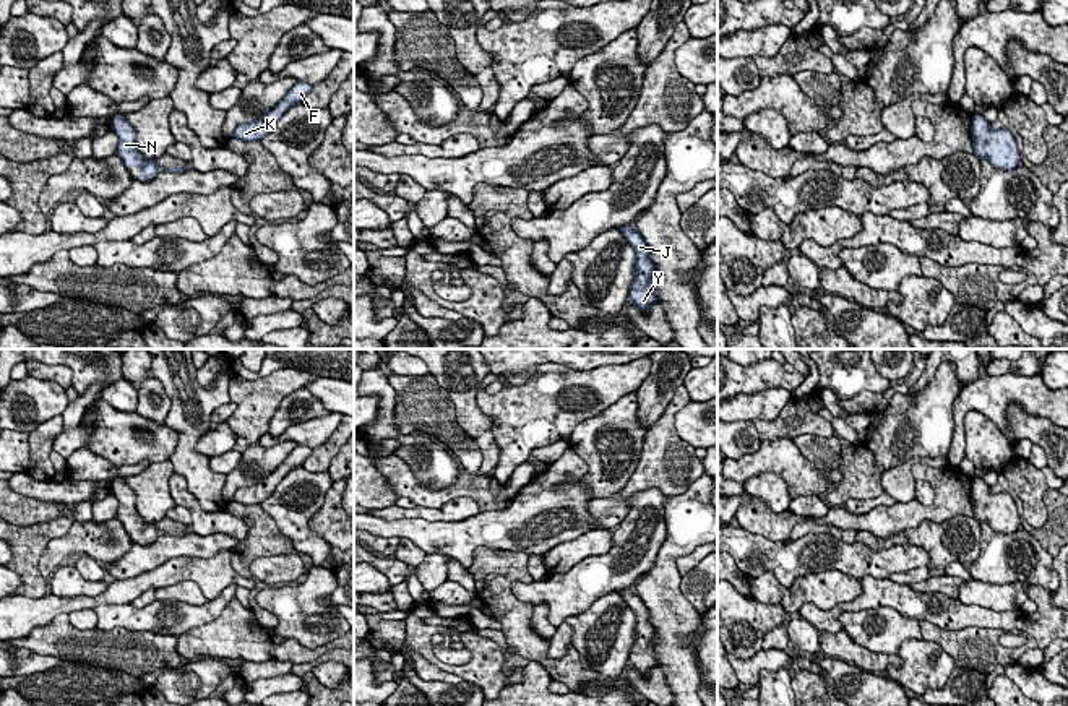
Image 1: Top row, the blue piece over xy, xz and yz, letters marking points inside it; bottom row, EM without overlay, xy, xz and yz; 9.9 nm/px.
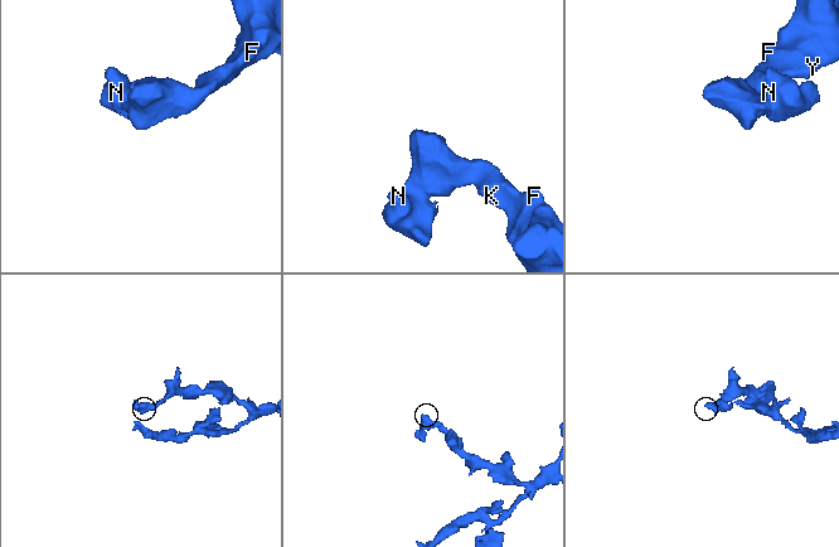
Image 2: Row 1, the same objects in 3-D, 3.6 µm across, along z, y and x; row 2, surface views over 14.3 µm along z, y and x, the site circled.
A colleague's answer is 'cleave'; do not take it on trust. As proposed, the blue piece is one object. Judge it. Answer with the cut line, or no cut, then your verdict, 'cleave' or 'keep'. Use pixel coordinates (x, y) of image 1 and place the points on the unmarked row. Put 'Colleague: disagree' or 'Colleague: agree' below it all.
cut none; keep
Colleague: disagree

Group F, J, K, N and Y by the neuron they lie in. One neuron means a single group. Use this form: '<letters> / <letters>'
F J K N Y

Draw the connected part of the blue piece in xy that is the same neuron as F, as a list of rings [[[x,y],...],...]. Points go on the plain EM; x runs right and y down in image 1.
[[[297,445],[292,453],[284,459],[284,463],[269,474],[265,480],[252,485],[252,487],[242,487],[235,490],[232,503],[240,505],[260,505],[268,497],[273,495],[278,484],[284,479],[286,474],[289,474],[292,469],[302,466],[305,459],[310,456],[312,448],[305,445]]]

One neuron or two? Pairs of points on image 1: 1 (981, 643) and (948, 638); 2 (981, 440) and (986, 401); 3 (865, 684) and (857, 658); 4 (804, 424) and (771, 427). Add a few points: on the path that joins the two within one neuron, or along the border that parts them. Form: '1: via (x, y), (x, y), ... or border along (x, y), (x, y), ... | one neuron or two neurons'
1: via (973, 643), (956, 643) | one neuron
2: border along (963, 417), (969, 411), (981, 411), (1003, 434) | two neurons
3: border along (828, 656), (849, 661), (878, 674) | two neurons
4: via (796, 424), (779, 427) | one neuron

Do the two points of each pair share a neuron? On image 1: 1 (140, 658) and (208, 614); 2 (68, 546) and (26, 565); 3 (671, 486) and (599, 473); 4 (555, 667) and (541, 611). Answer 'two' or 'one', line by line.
1: two
2: two
3: two
4: two

